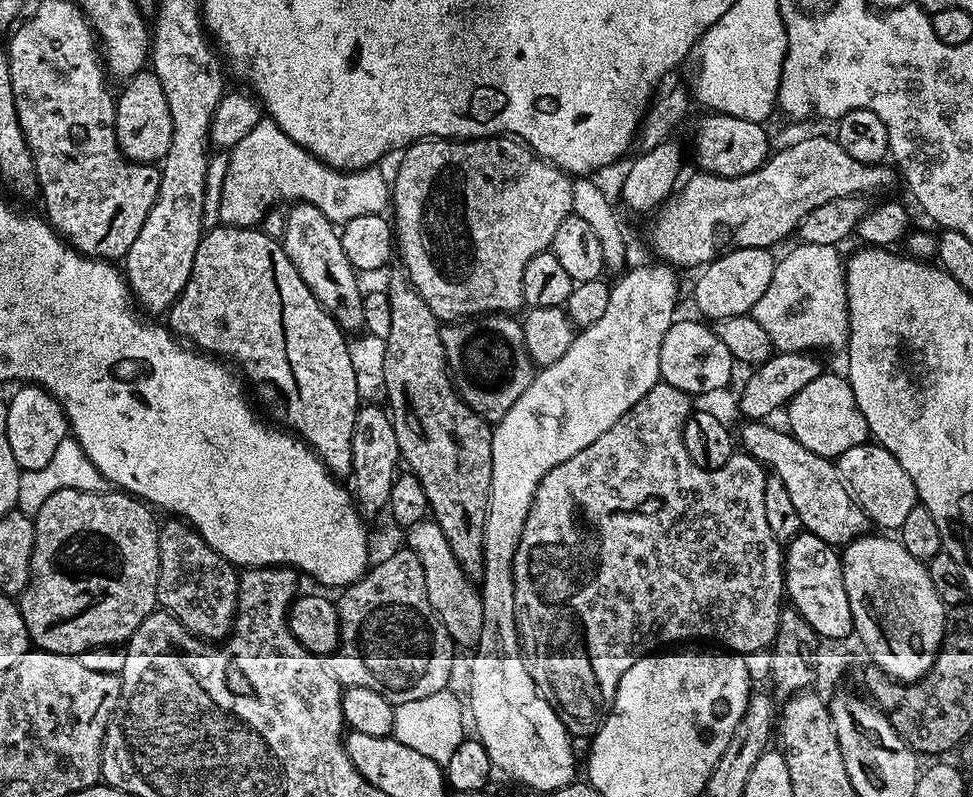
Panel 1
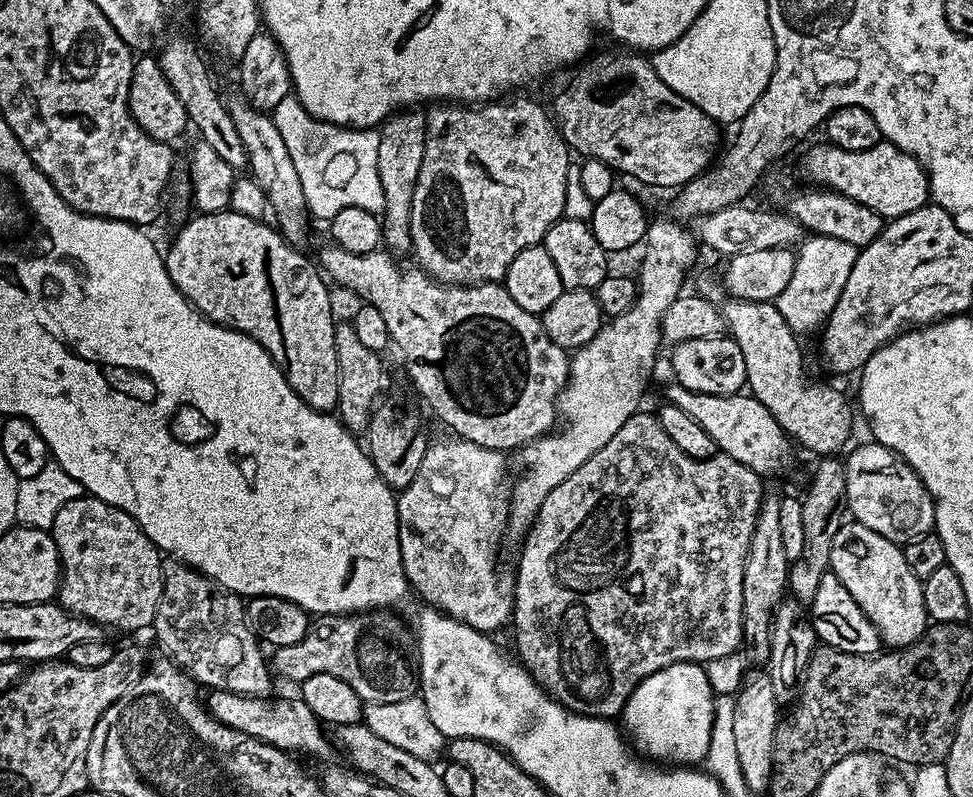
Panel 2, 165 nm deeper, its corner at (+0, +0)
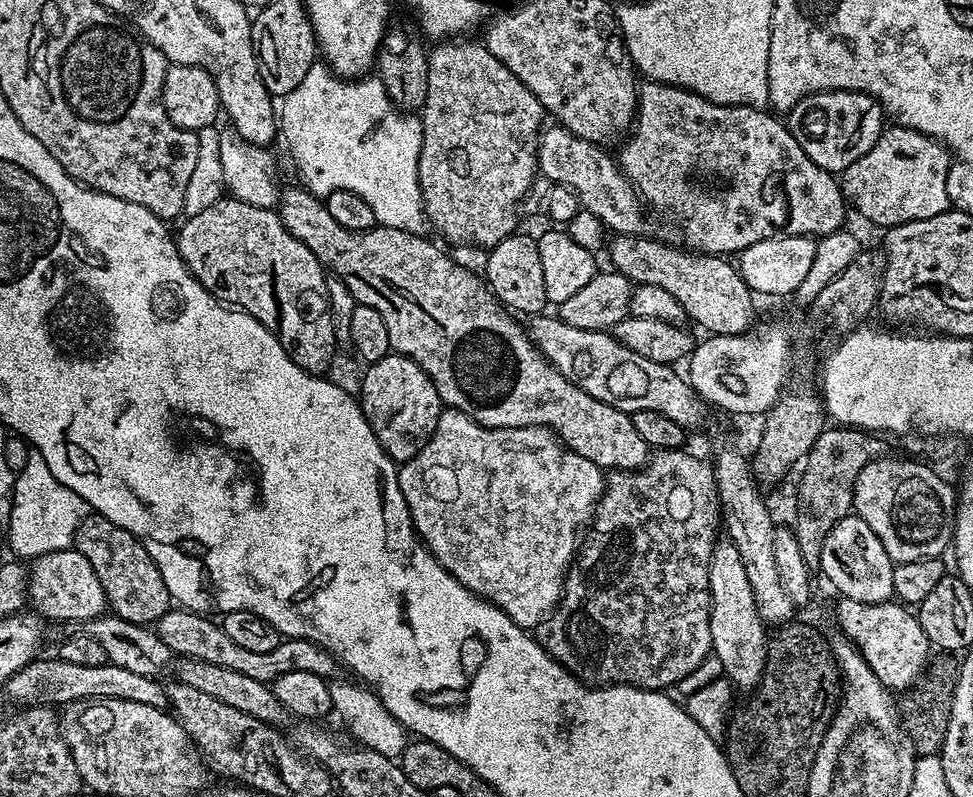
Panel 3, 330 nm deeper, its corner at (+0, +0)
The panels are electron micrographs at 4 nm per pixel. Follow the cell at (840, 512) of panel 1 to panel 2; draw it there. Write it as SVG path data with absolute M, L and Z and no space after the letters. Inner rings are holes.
M675 382L669 383L667 403L678 406L714 438L717 449L723 455L742 462L750 470L754 470L762 478L769 478L775 472L788 468L792 464L793 441L787 432L780 429L779 422L750 394L737 394L735 396L715 396L692 392L689 388Z

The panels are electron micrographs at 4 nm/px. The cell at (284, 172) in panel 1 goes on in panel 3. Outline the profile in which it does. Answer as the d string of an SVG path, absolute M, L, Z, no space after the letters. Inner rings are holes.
M317 62L306 70L306 78L290 90L278 104L278 132L288 143L292 164L300 175L299 183L313 196L326 198L334 190L350 190L358 194L374 210L381 228L423 233L426 228L424 203L418 182L418 158L422 150L424 126L421 117L395 108L382 86L379 75L348 79L335 75L327 63Z

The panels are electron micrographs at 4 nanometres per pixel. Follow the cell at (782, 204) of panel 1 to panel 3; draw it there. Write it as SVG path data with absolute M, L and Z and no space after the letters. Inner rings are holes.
M888 126L858 162L850 162L839 182L845 201L870 223L881 224L881 229L887 230L949 211L949 167L950 153L939 140L931 140L918 130Z

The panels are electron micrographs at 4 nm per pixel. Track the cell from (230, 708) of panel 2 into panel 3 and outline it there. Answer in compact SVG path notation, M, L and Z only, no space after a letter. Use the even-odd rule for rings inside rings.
M37 658L29 662L25 668L18 670L18 674L10 677L2 686L2 692L5 692L16 706L57 706L56 704L72 704L75 700L79 702L91 702L93 700L125 700L126 702L142 702L146 706L167 709L170 701L168 690L159 679L134 674L134 670L122 670L122 666L114 666L107 663L102 666L73 666L71 662L59 658L53 660L44 660Z

